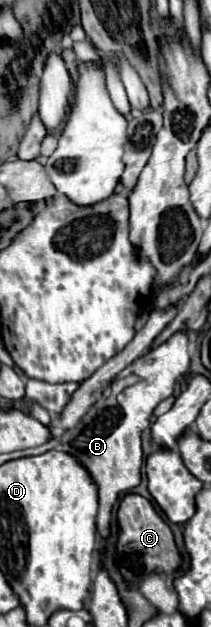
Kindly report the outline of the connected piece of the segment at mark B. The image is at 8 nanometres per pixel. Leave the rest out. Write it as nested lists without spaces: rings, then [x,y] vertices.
[[[188,331],[174,333],[168,341],[162,345],[150,349],[144,353],[136,363],[136,375],[140,375],[144,381],[134,383],[126,389],[122,389],[116,395],[116,403],[120,409],[112,409],[110,389],[104,391],[104,395],[92,405],[92,409],[80,419],[80,423],[66,433],[60,449],[74,455],[94,477],[98,485],[98,497],[100,497],[100,511],[98,511],[98,531],[100,537],[108,537],[110,533],[110,513],[112,507],[120,501],[120,497],[128,491],[132,491],[140,483],[140,465],[142,465],[142,445],[140,435],[150,425],[152,411],[160,401],[172,395],[176,381],[188,371],[190,367],[190,355],[188,355]]]

